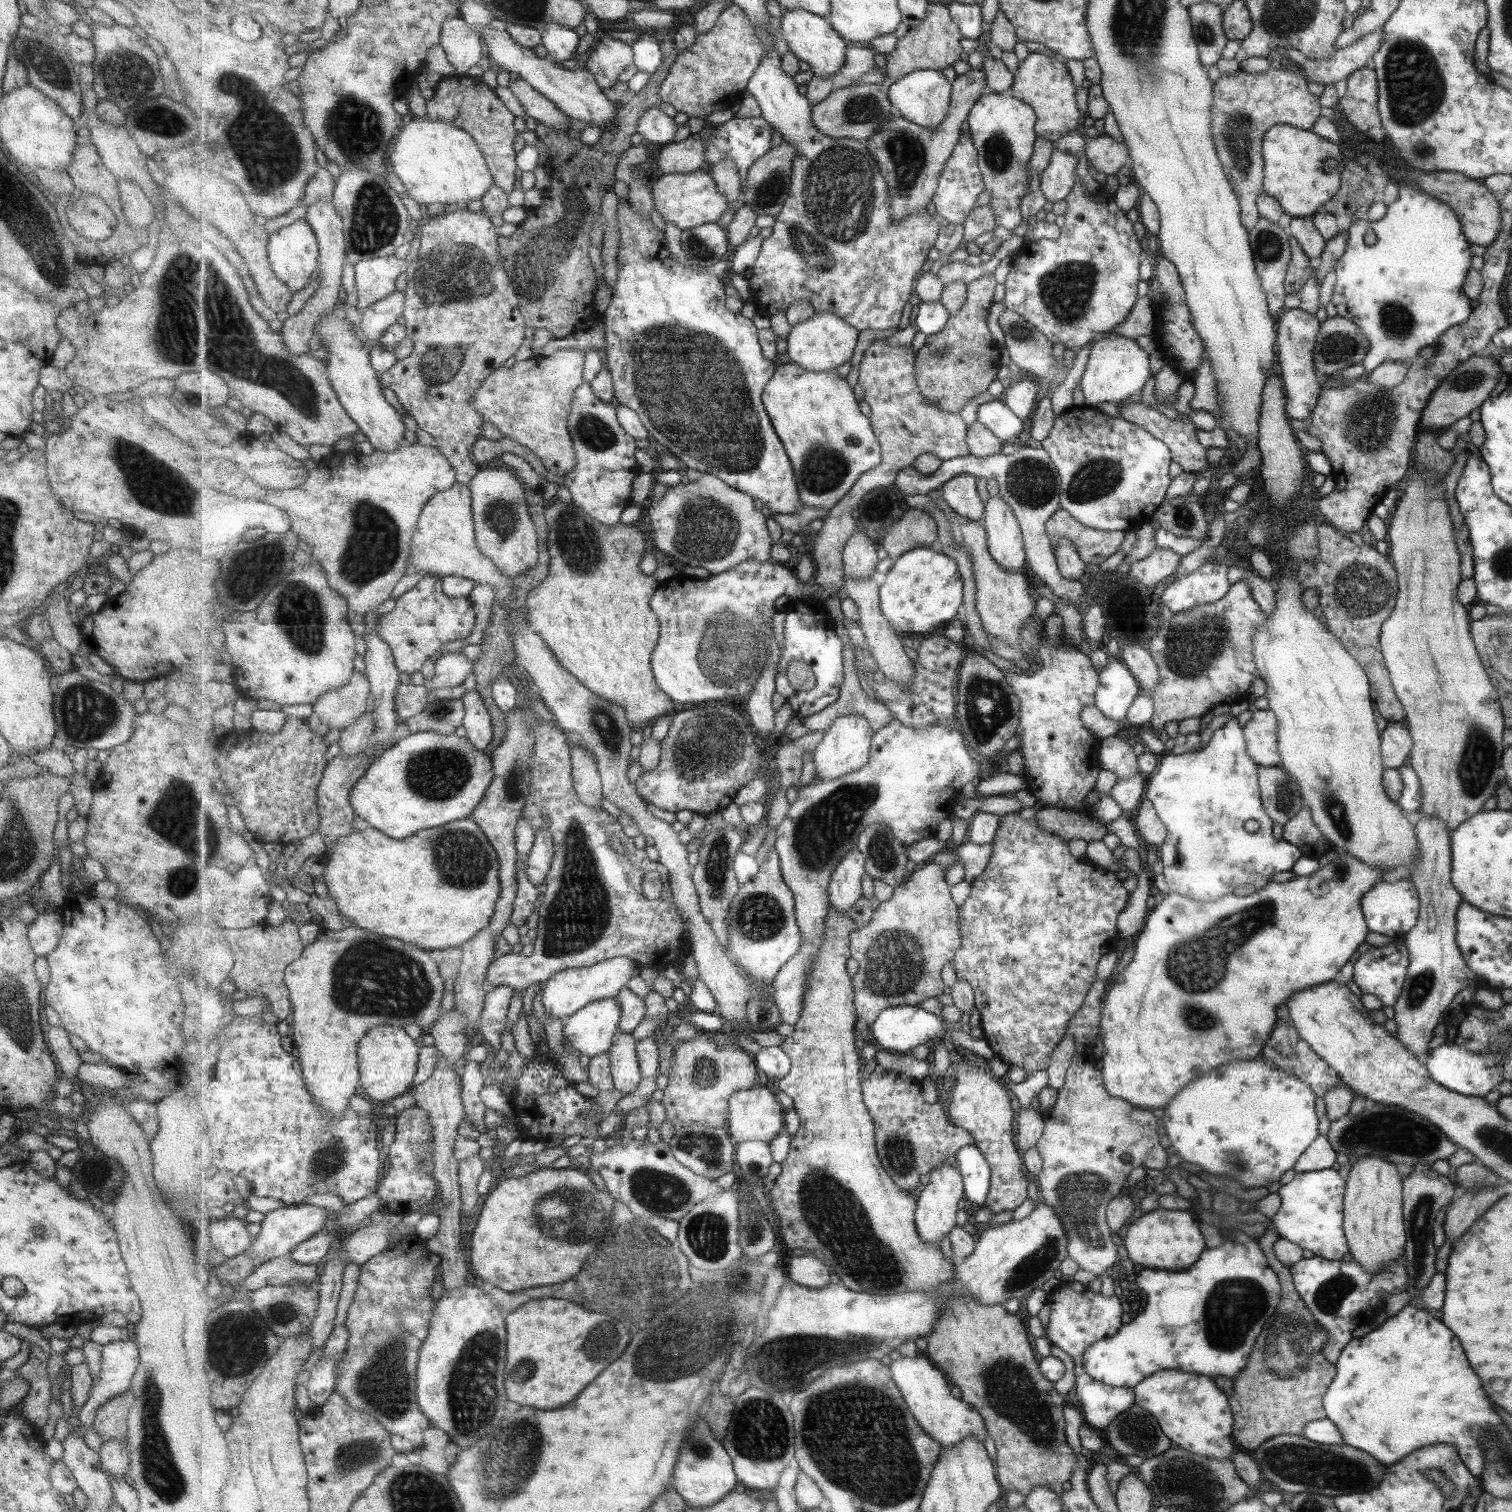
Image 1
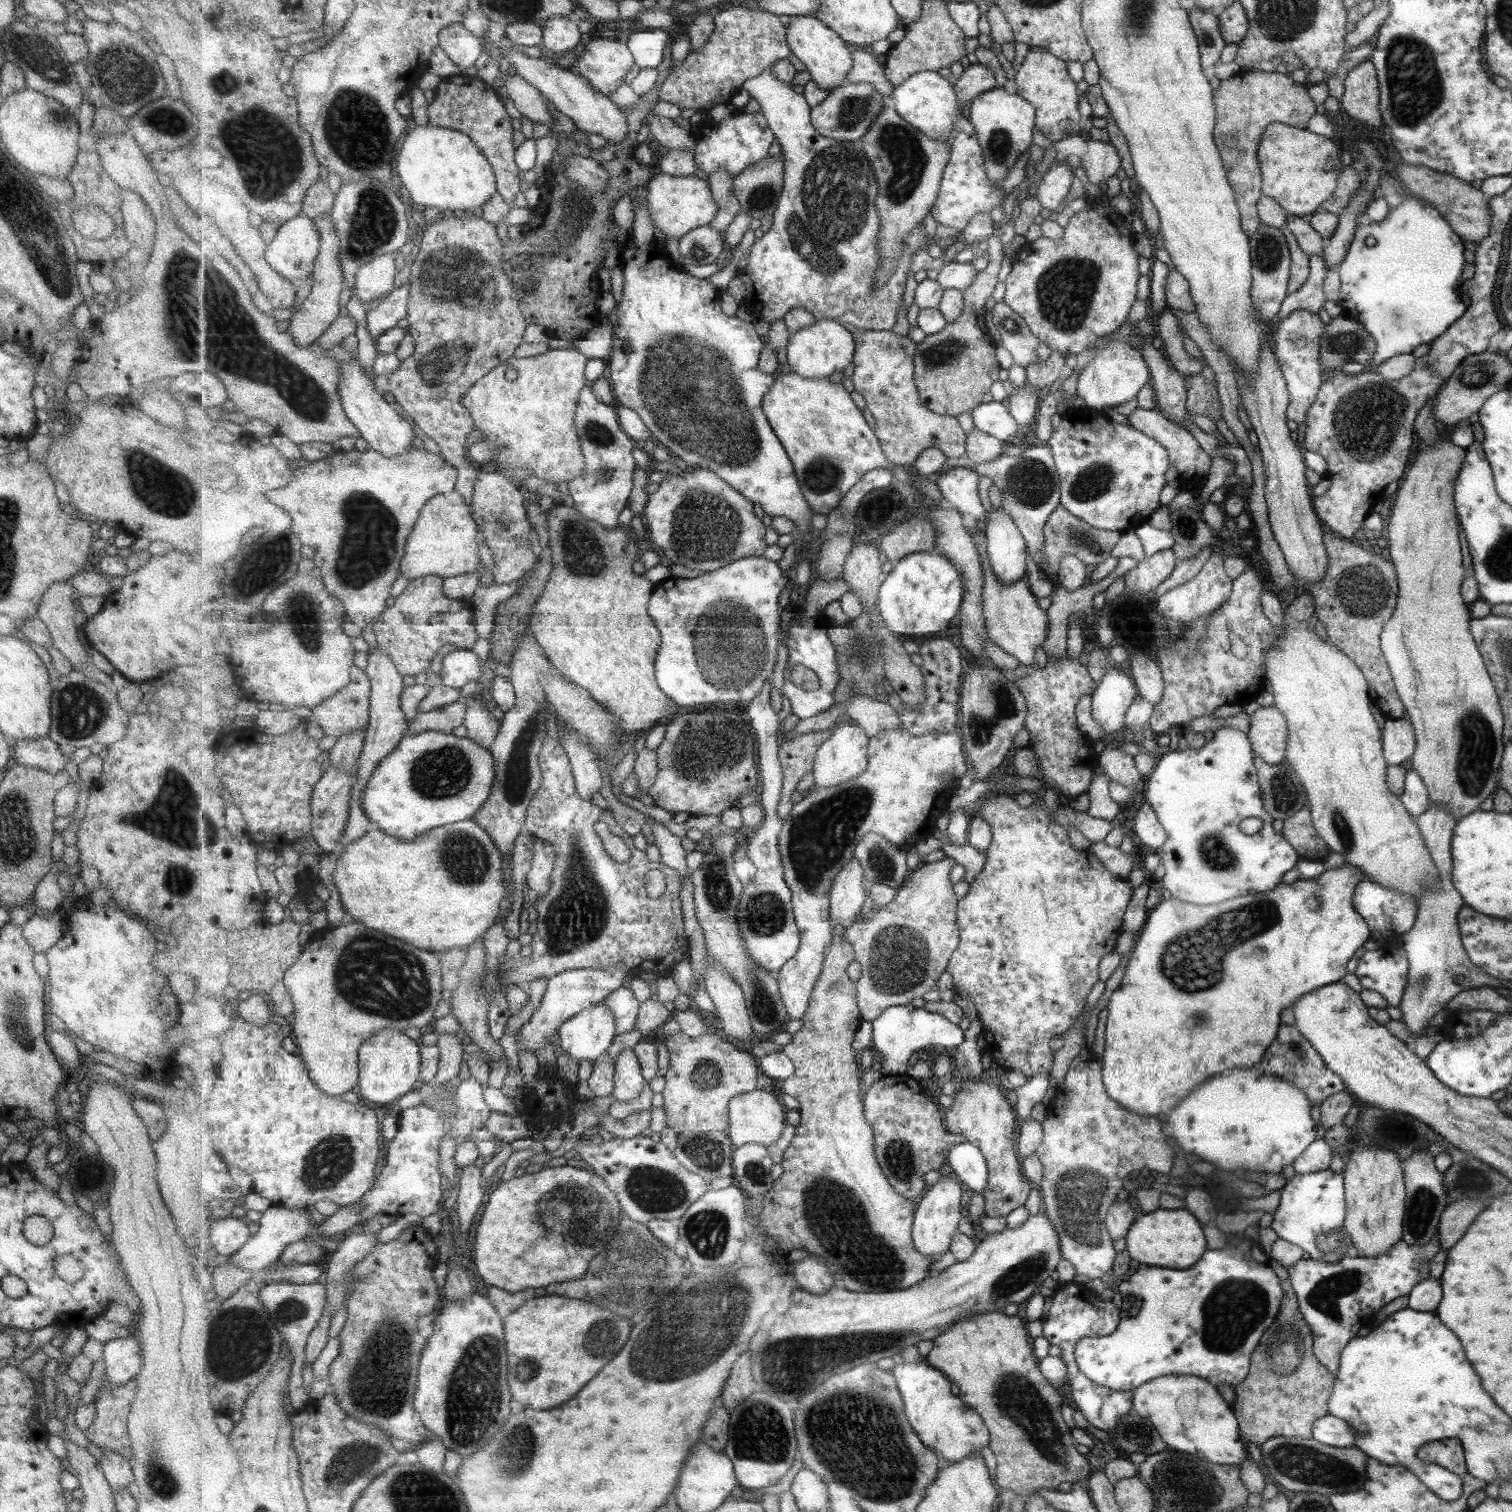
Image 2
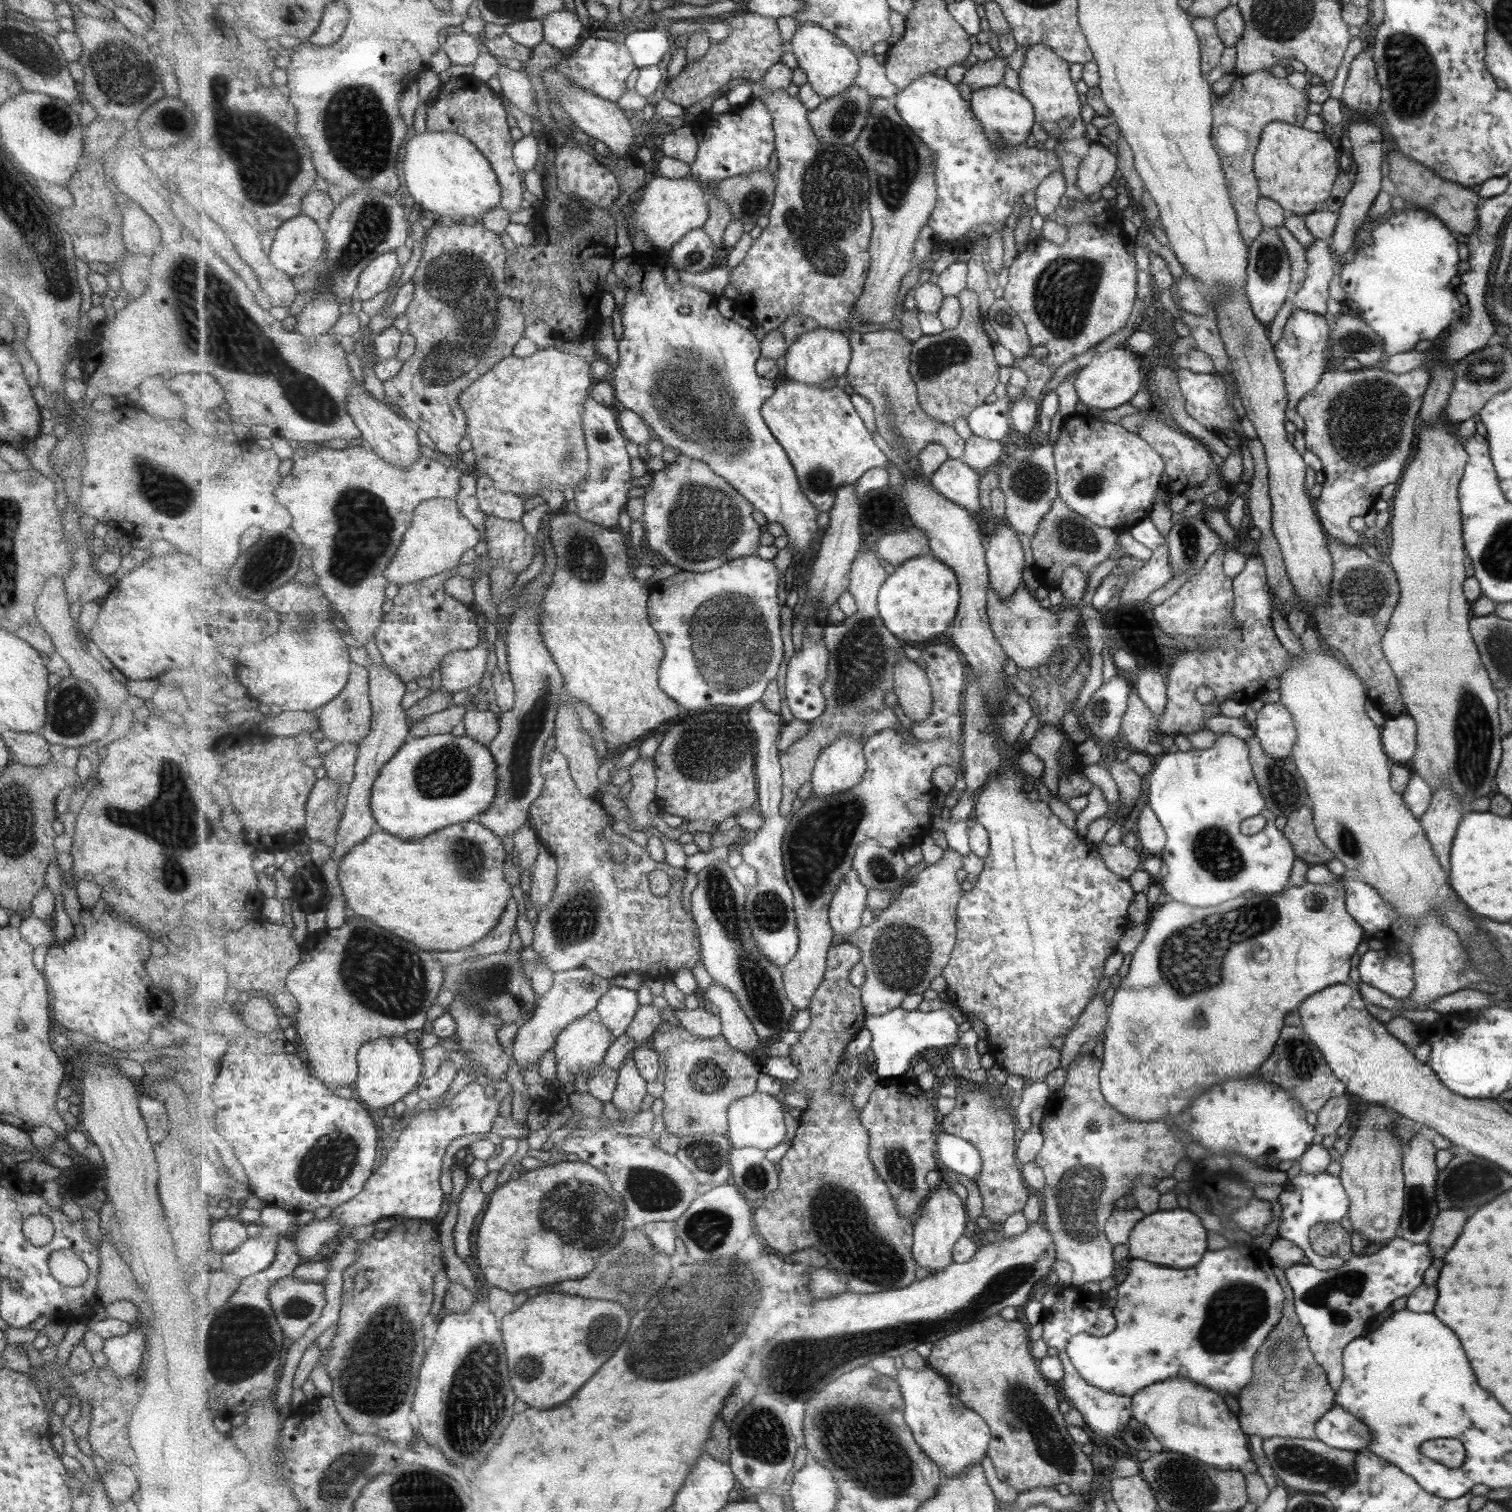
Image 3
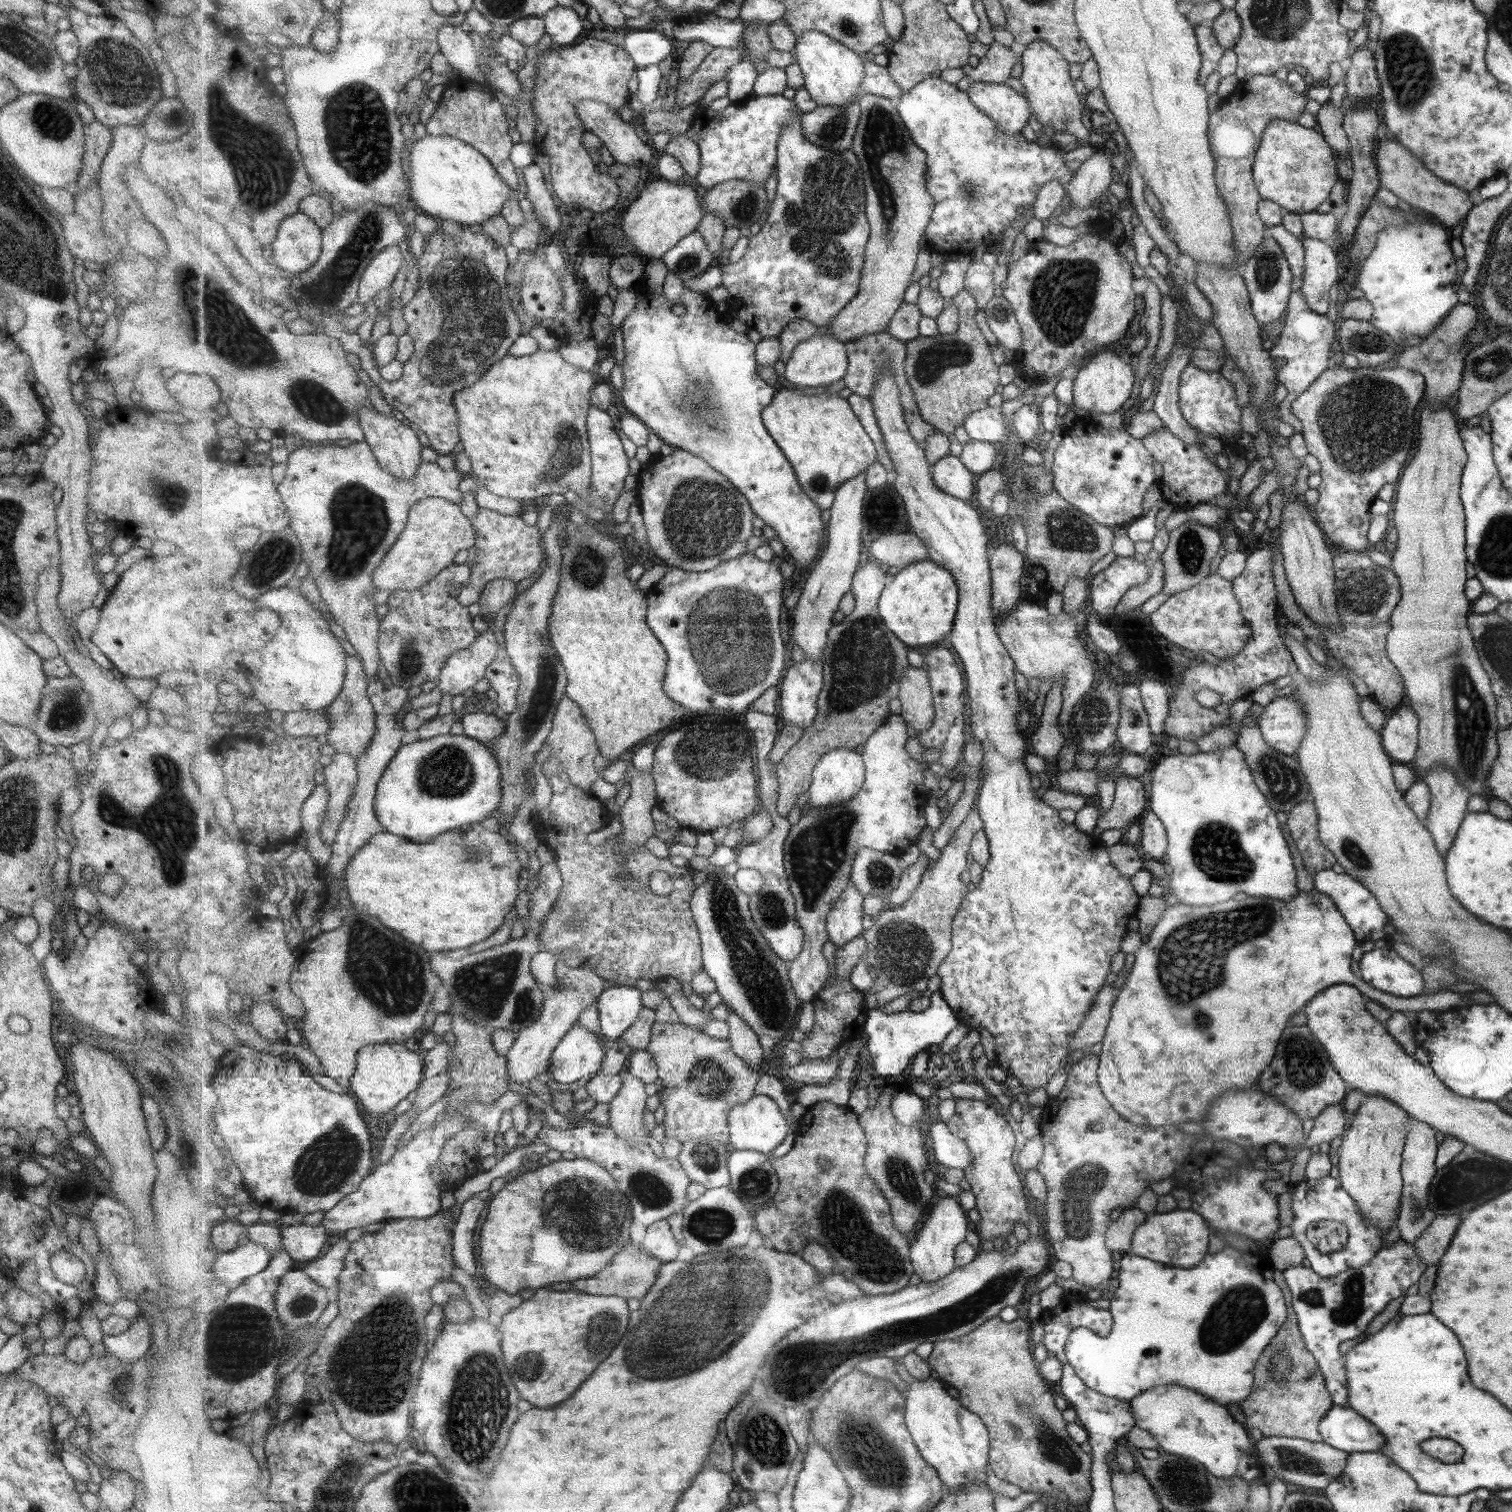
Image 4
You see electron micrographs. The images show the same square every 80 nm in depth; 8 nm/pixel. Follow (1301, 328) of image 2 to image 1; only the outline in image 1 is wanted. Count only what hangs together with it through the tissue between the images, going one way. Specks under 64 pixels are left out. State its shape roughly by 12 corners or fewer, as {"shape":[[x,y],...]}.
{"shape":[[1283,310],[1276,328],[1277,370],[1291,406],[1306,421],[1315,408],[1315,316]]}

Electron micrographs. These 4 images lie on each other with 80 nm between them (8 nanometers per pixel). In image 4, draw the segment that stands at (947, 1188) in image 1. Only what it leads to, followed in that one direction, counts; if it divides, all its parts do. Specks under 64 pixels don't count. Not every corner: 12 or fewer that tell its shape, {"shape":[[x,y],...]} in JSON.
{"shape":[[939,1194],[912,1243],[914,1272],[937,1282],[956,1269],[972,1228],[957,1197]]}

